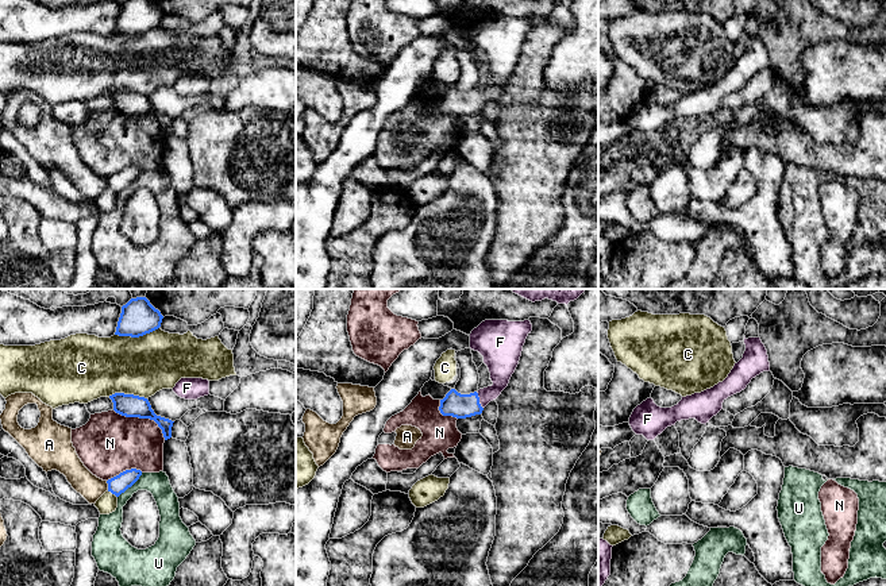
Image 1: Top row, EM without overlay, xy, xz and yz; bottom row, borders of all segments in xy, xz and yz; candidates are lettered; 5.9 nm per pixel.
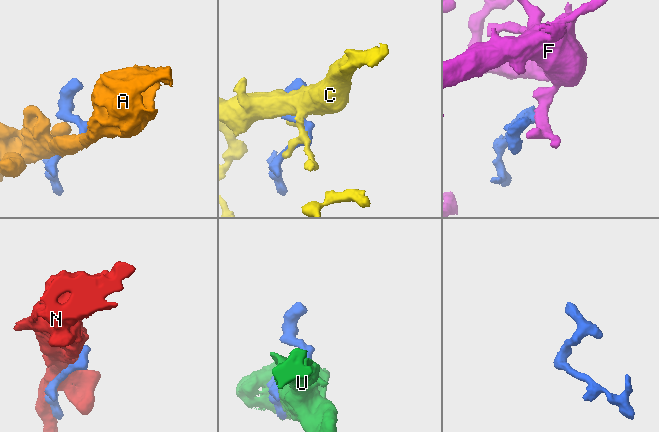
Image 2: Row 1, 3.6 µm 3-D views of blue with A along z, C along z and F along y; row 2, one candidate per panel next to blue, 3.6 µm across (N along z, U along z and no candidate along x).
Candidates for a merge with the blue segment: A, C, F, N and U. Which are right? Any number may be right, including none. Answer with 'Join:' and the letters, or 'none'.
Join: F

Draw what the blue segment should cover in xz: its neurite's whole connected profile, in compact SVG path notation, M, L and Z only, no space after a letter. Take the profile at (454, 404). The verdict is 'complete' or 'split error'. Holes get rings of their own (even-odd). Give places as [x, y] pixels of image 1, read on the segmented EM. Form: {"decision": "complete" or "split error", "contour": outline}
{"decision": "split error", "contour": "M485 320L474 328L470 334L470 348L484 356L493 385L470 394L461 394L451 389L440 400L440 413L457 419L481 415L484 408L508 386L531 331L529 320Z"}

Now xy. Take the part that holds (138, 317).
{"decision": "complete", "contour": "M146 297L131 298L122 307L115 335L139 338L161 327L163 316Z"}

